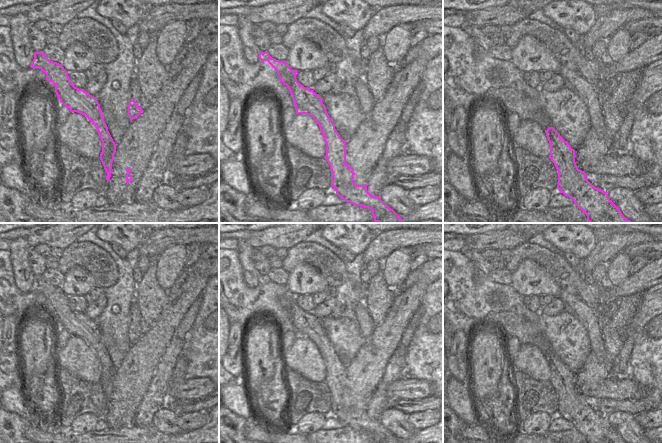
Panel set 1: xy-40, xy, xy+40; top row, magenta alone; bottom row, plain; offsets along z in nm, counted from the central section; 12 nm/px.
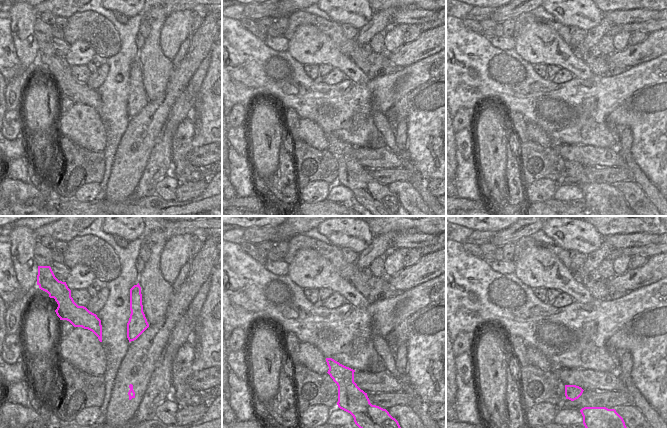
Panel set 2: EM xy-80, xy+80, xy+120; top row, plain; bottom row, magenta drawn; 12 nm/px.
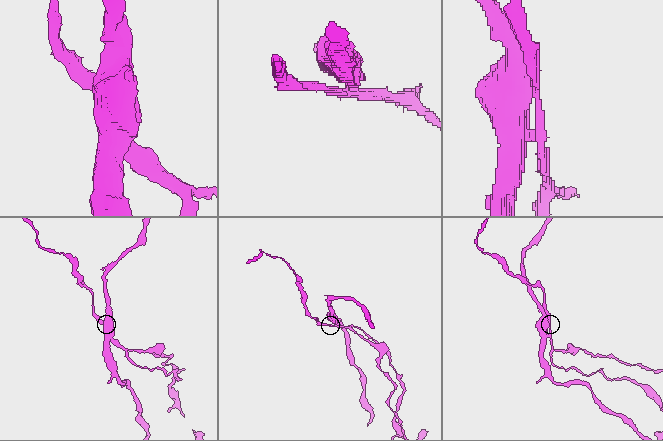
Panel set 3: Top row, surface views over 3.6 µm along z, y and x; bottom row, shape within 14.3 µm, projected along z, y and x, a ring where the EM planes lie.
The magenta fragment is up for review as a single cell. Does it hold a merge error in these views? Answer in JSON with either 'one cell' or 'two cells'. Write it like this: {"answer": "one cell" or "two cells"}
{"answer": "two cells"}

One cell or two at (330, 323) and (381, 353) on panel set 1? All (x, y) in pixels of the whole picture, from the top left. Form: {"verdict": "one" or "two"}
{"verdict": "two"}

